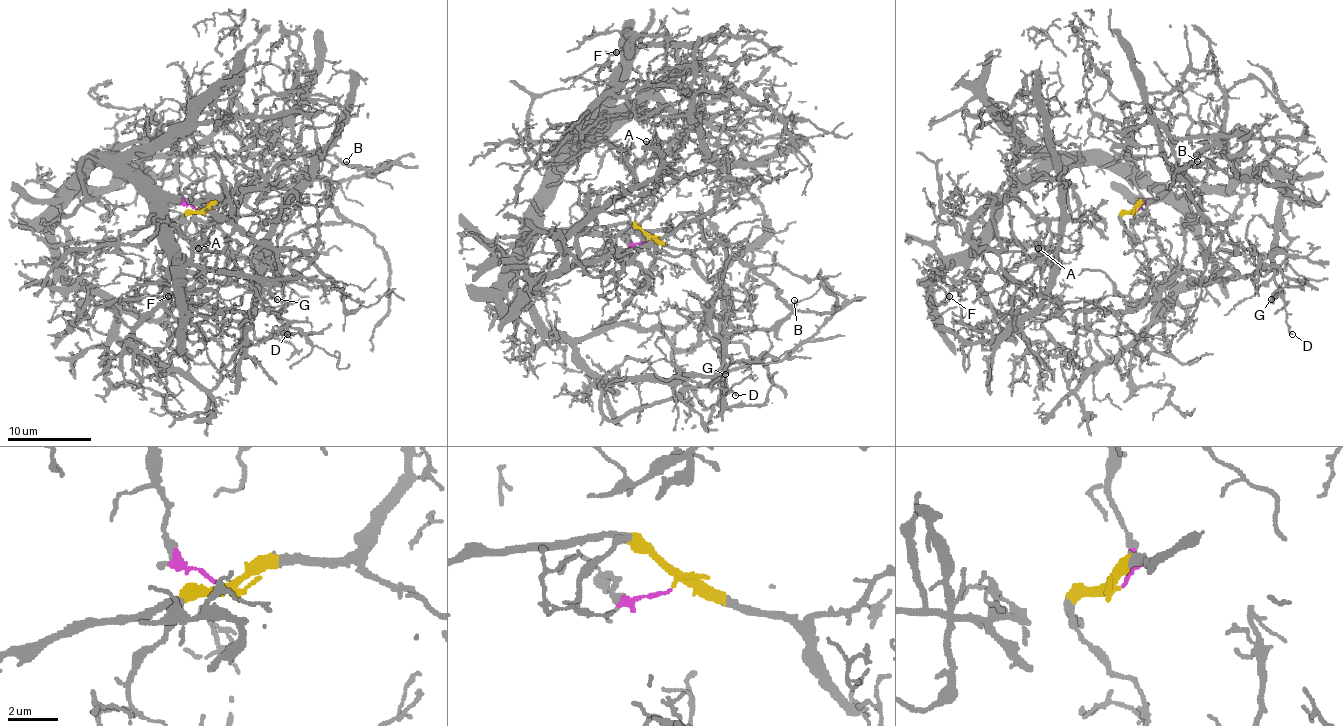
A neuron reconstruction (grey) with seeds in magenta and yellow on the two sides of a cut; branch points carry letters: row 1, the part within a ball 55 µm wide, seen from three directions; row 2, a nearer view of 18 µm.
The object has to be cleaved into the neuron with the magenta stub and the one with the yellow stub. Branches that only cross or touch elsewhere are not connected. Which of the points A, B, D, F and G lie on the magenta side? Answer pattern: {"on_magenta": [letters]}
{"on_magenta": ["A", "D", "F", "G"]}

